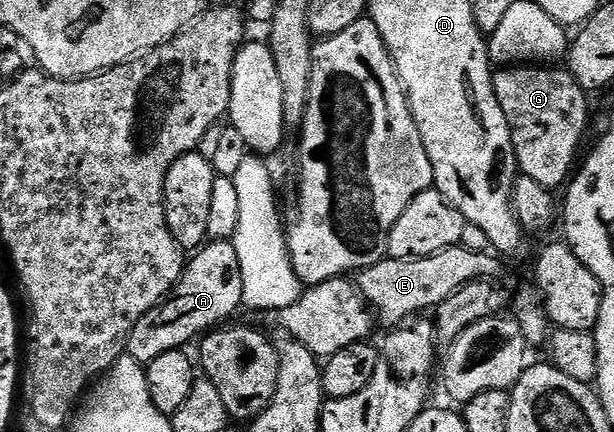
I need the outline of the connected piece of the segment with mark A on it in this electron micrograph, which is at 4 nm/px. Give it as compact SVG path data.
M209 240L186 261L181 278L173 291L151 312L135 324L127 343L128 357L147 364L163 352L188 347L188 342L200 339L214 328L228 323L233 313L243 306L243 271L239 269L239 255L232 241Z

